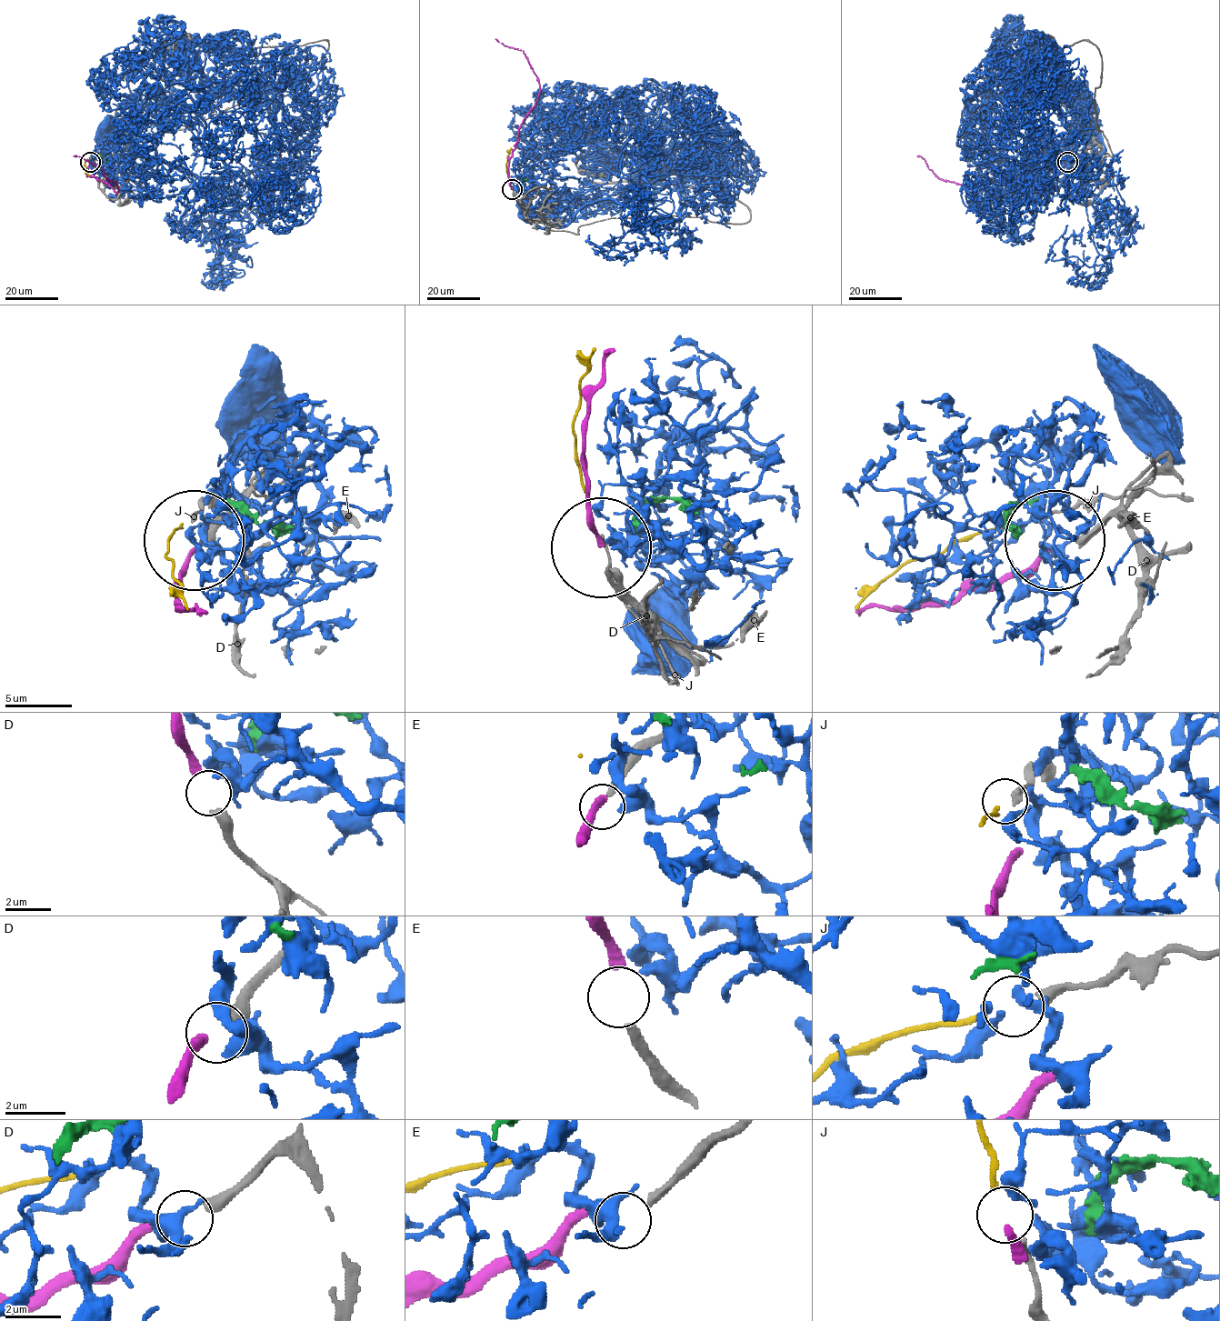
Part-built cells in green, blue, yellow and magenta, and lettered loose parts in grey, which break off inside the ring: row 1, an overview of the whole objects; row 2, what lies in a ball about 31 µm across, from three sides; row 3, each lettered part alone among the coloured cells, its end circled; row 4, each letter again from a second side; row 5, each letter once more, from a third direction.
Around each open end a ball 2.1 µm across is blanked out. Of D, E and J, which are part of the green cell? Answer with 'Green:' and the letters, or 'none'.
Green: none

